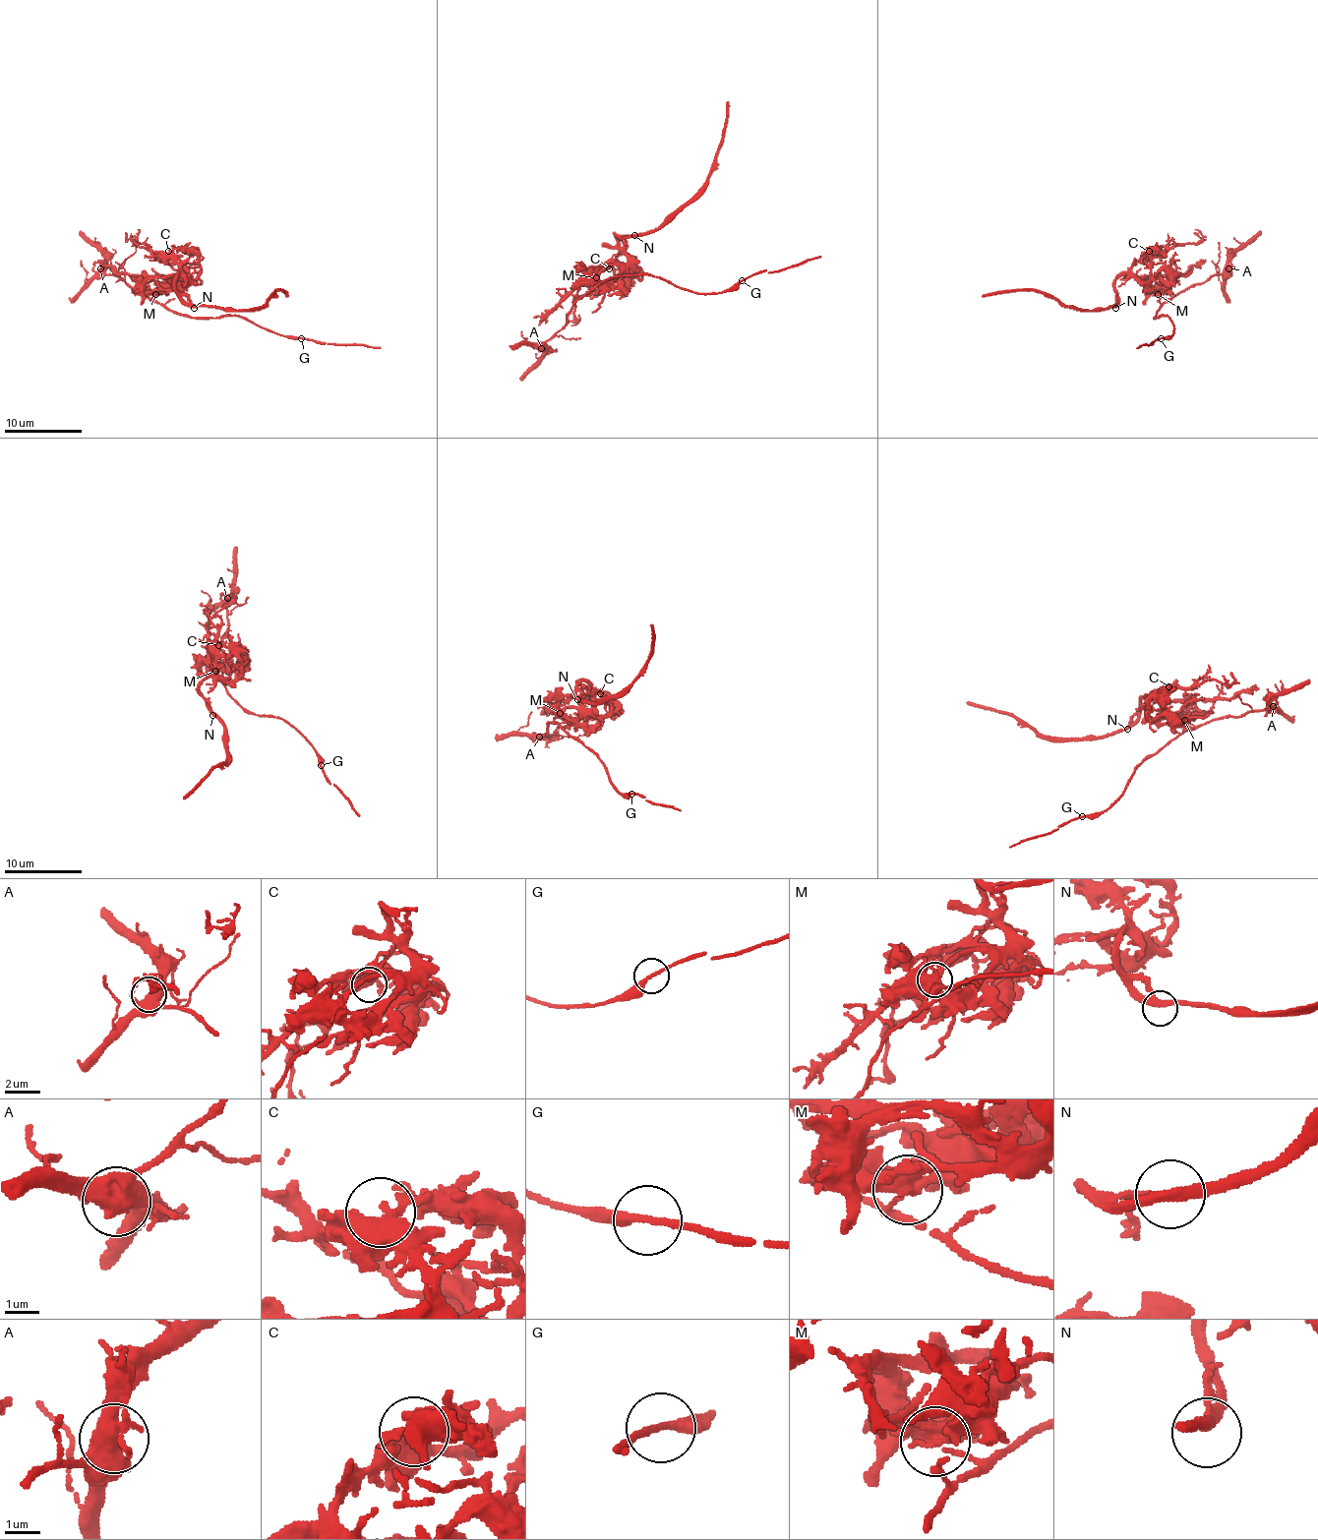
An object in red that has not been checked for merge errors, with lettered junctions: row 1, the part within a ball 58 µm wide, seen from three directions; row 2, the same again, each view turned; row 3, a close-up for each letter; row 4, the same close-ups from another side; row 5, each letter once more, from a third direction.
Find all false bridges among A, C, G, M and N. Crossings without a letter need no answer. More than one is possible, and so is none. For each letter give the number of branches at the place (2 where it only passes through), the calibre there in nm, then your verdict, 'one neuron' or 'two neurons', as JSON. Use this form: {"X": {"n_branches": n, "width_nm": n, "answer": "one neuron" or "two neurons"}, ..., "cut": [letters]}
{"A": {"n_branches": 4, "width_nm": 550, "answer": "one neuron"}, "C": {"n_branches": 3, "width_nm": 320, "answer": "one neuron"}, "G": {"n_branches": 2, "width_nm": 240, "answer": "one neuron"}, "M": {"n_branches": 4, "width_nm": 480, "answer": "two neurons"}, "N": {"n_branches": 2, "width_nm": 340, "answer": "one neuron"}, "cut": ["M"]}

